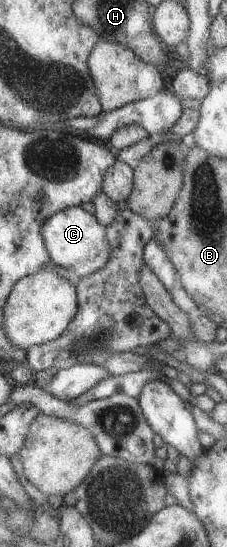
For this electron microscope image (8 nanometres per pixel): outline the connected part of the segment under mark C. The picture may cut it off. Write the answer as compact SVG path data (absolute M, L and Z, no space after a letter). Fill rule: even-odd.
M80 206L66 207L51 214L41 226L40 232L49 260L69 270L74 279L98 270L106 264L110 256L105 226L102 226L94 215L86 213Z

